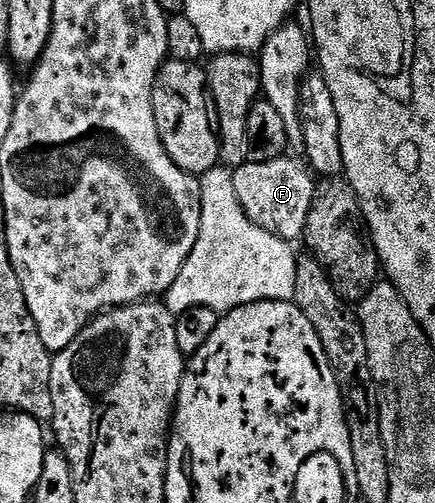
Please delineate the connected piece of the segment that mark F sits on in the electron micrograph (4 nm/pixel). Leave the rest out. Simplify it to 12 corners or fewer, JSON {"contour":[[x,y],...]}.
{"contour":[[301,158],[233,170],[239,204],[291,243],[303,236],[316,179]]}

